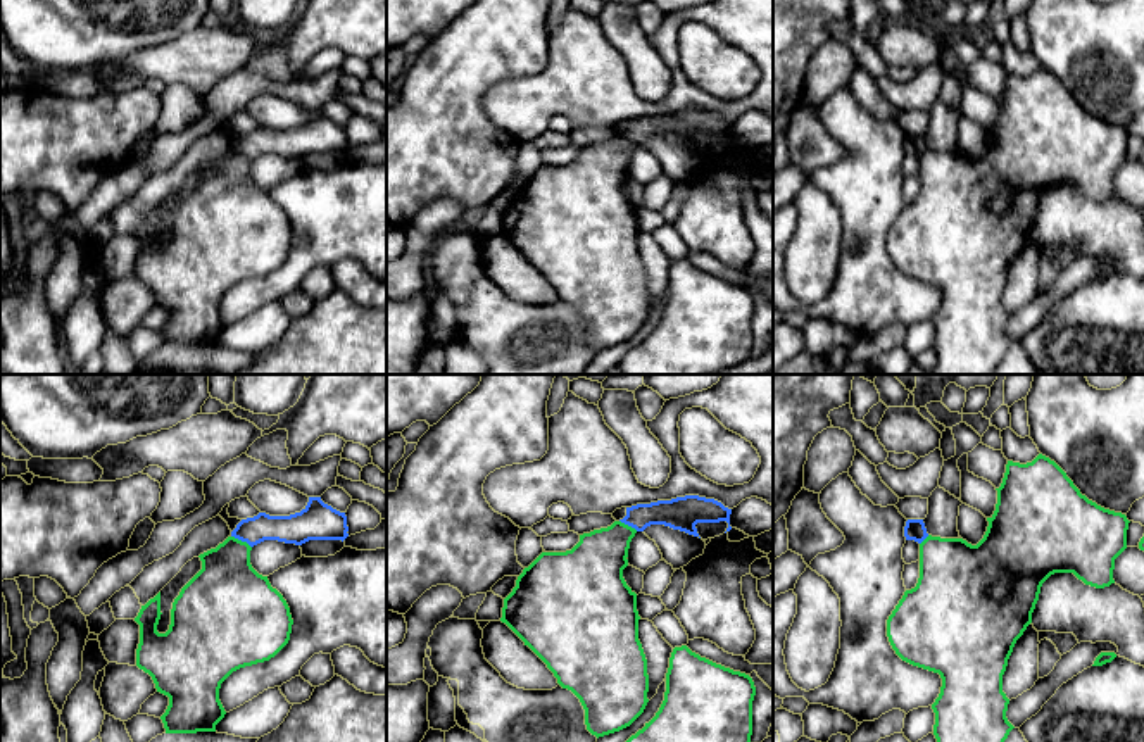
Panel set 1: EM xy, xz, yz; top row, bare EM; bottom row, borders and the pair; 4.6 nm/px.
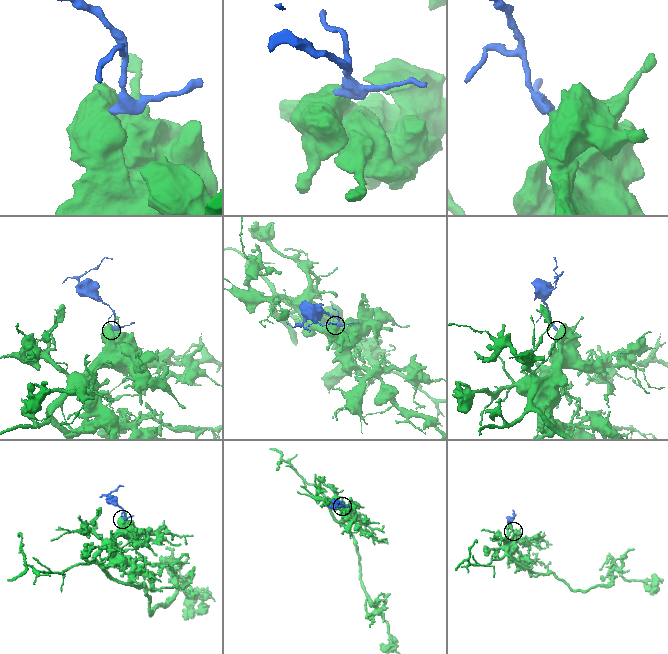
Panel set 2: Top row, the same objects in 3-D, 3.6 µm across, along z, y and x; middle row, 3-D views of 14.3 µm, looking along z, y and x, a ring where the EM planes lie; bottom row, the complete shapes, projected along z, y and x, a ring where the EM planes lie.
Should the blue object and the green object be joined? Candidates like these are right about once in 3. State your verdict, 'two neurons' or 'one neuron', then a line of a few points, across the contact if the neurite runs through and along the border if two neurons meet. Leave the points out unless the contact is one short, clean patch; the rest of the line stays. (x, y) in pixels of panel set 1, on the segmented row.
two neurons | xy (232, 535), (251, 547)

